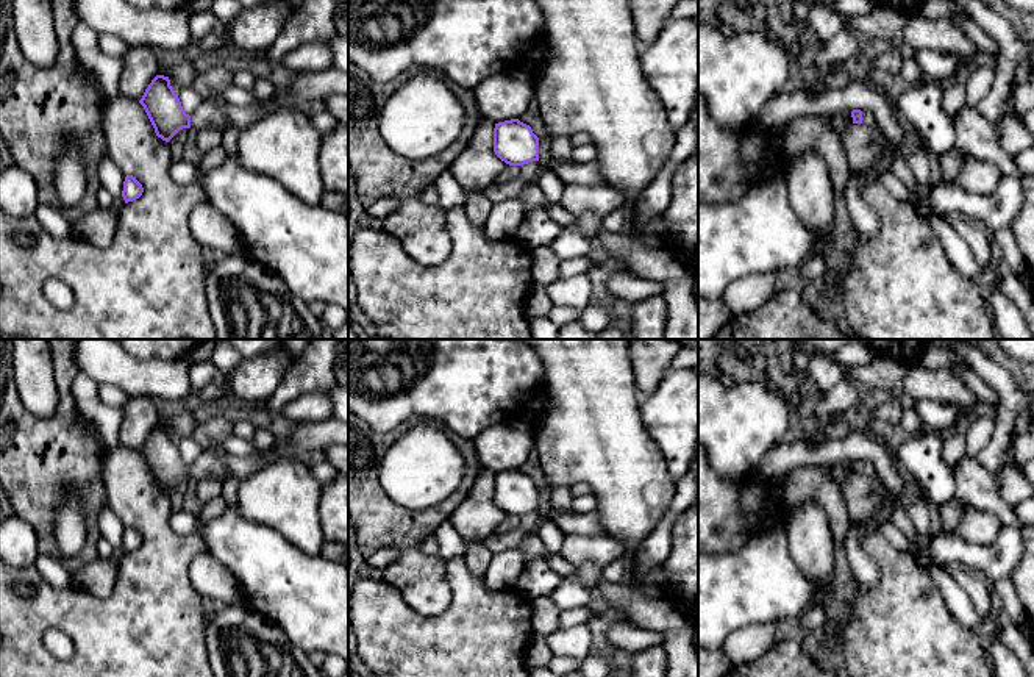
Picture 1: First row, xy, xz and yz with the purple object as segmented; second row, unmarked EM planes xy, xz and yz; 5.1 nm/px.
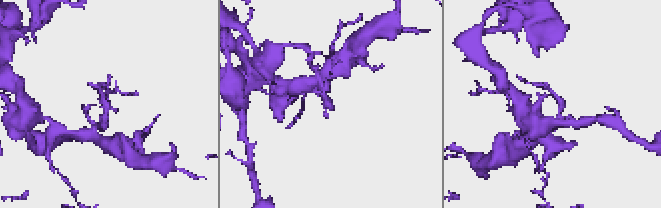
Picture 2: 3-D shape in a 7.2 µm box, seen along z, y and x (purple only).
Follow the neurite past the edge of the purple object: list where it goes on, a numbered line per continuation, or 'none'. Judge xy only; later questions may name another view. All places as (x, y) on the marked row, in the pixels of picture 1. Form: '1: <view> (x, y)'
1: xy (308, 89)

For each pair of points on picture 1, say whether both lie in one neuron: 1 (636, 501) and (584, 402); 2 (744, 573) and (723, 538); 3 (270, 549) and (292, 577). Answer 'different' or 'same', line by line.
1: same
2: different
3: same

